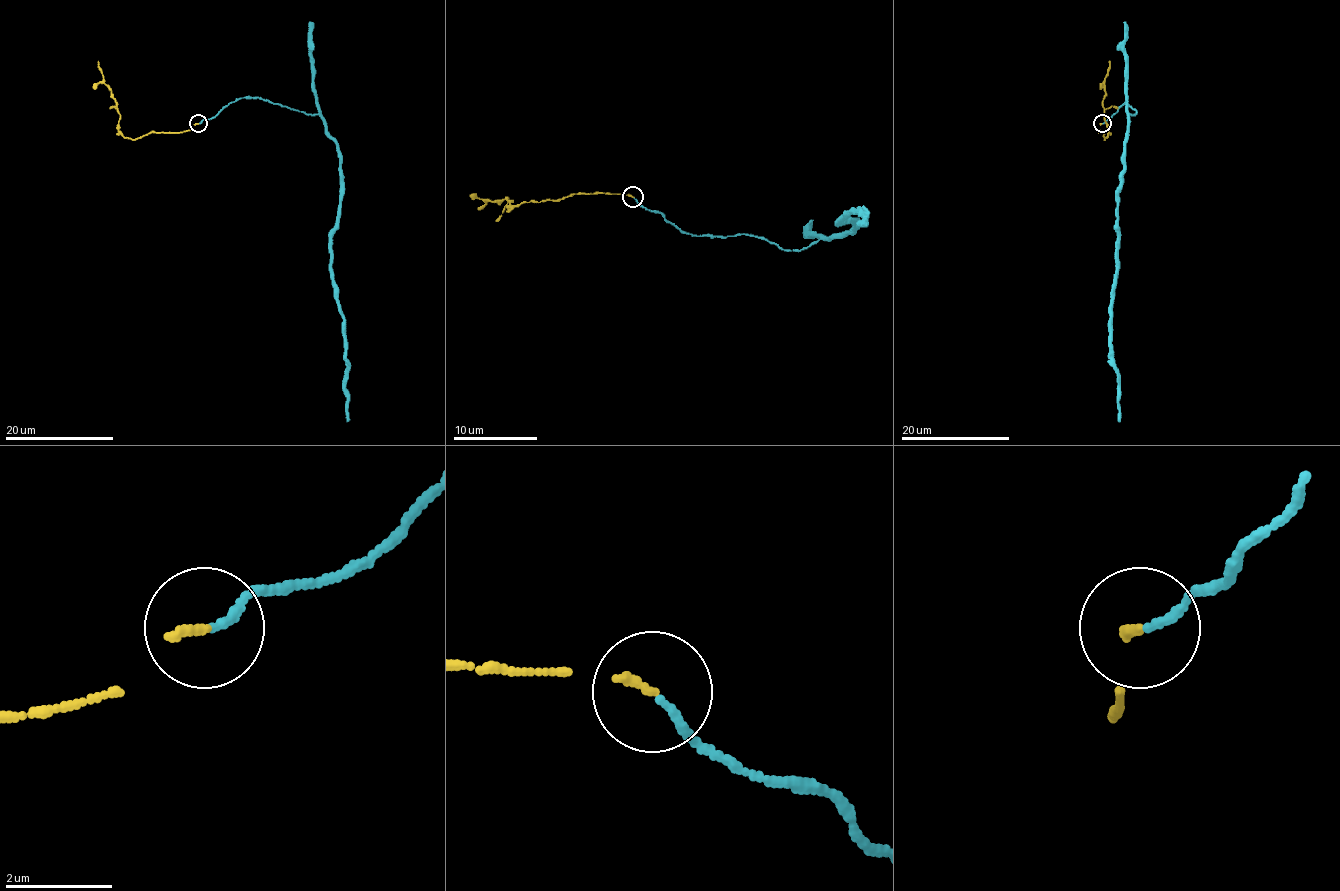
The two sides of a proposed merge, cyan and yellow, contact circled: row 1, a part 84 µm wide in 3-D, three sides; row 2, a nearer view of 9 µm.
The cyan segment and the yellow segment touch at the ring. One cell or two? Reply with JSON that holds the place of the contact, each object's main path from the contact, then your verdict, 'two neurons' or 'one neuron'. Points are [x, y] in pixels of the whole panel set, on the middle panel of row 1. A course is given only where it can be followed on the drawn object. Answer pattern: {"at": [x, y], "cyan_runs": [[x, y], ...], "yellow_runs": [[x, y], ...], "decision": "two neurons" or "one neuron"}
{"at": [633, 197], "cyan_runs": [[633, 198], [686, 234], [760, 236], [791, 251], [852, 230], [840, 219], [846, 213], [861, 211], [865, 222]], "yellow_runs": [[633, 196], [608, 192], [509, 205], [511, 200], [507, 198], [498, 203], [488, 200], [480, 209], [477, 207]], "decision": "one neuron"}

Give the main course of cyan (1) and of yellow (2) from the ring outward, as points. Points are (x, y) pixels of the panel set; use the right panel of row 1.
1: (1103, 124), (1127, 98), (1137, 111), (1130, 114), (1128, 121), (1118, 207), (1111, 327), (1118, 421)
2: (1101, 124), (1098, 132), (1103, 132), (1104, 139), (1107, 129), (1103, 102), (1108, 61)

